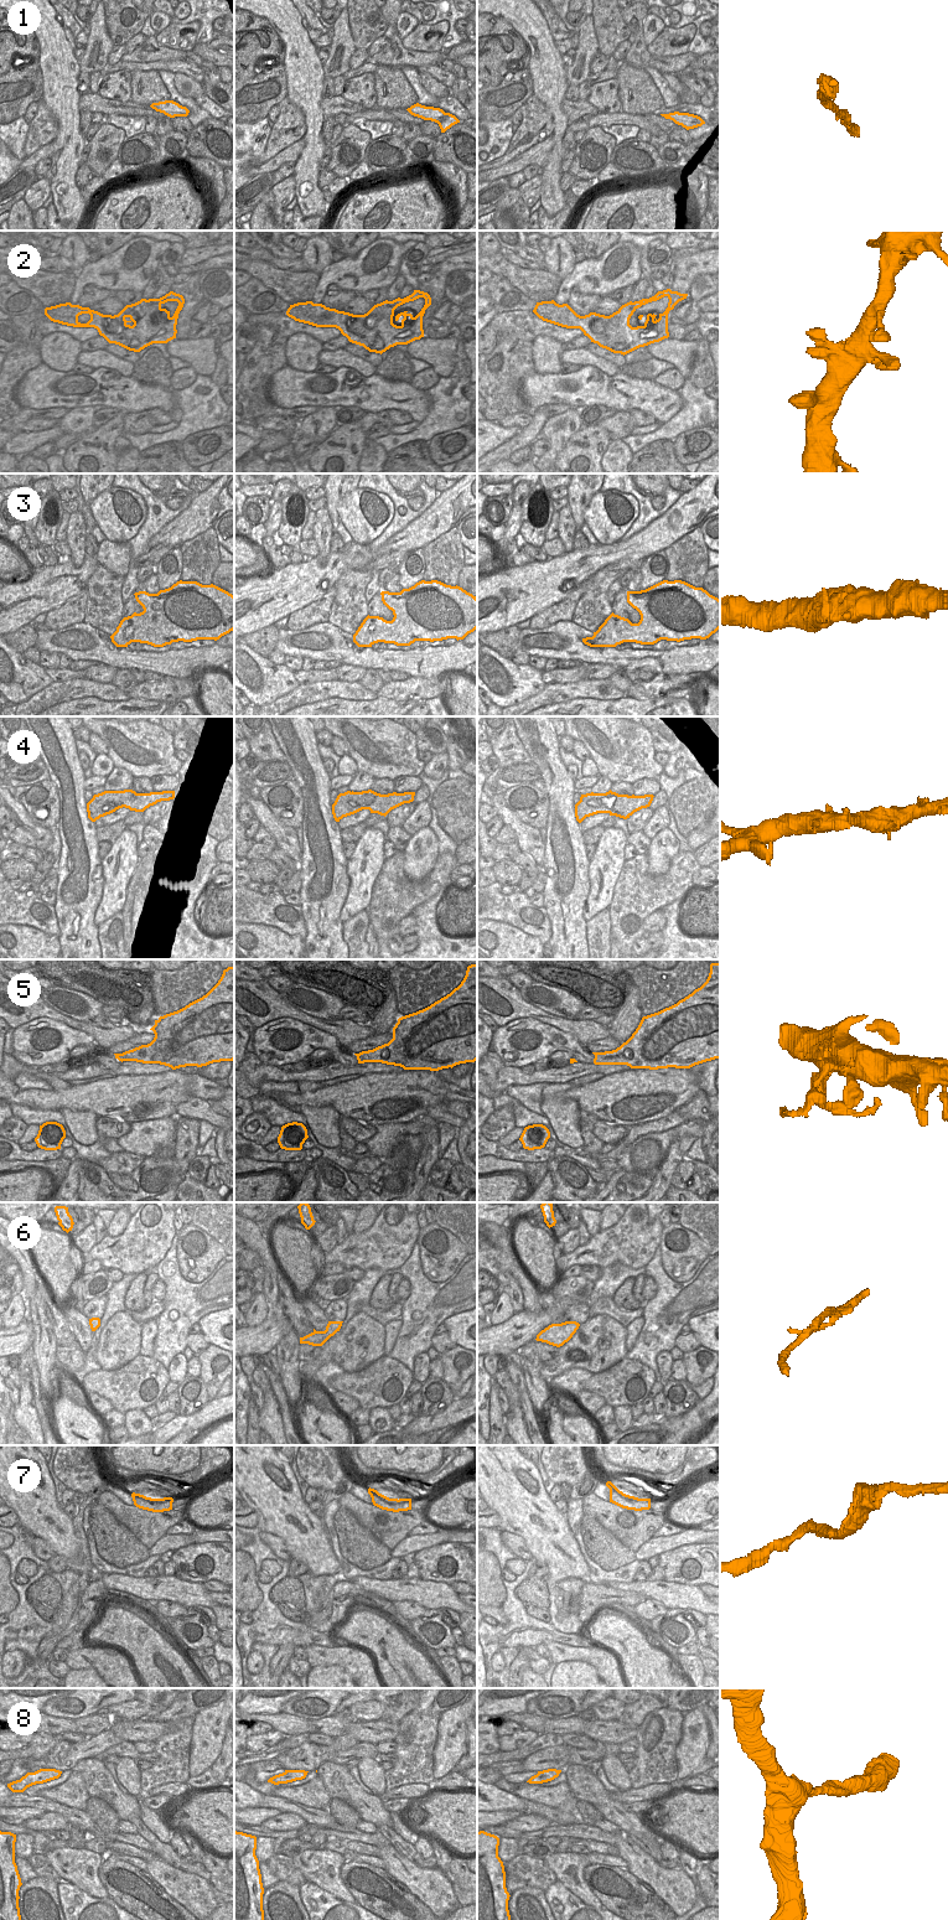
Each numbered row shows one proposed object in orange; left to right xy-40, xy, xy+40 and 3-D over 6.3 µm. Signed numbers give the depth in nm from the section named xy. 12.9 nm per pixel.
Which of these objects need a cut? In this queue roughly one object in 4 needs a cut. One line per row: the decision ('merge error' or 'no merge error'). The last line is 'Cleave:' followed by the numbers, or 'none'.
1: no merge error
2: no merge error
3: no merge error
4: no merge error
5: merge error
6: no merge error
7: no merge error
8: no merge error
Cleave: 5

